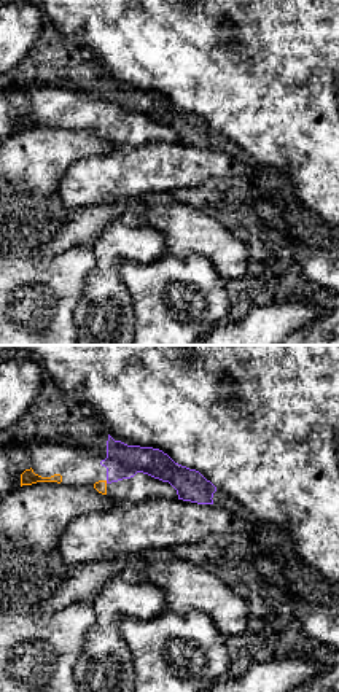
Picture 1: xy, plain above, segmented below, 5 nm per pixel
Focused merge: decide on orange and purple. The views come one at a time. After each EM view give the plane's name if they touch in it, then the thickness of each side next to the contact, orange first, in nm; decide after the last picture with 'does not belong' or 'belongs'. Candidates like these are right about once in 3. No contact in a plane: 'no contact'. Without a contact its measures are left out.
no contact

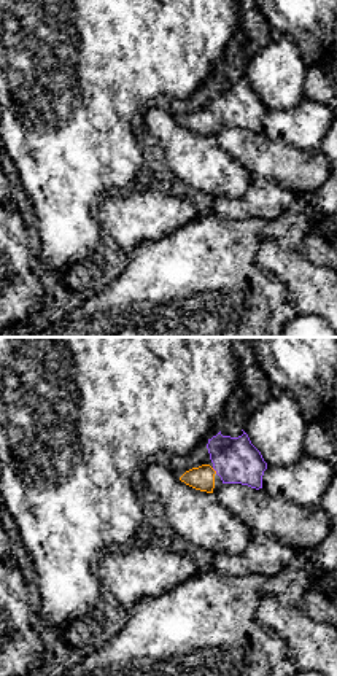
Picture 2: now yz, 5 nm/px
meets orange in yz; 120 nm thick on the orange side, 240 nm on the other

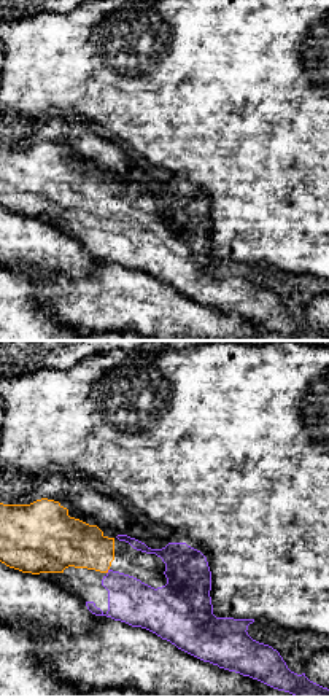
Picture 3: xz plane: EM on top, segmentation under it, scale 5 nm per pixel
meets orange in xz; 240 nm thick on the orange side, 220 nm on the other

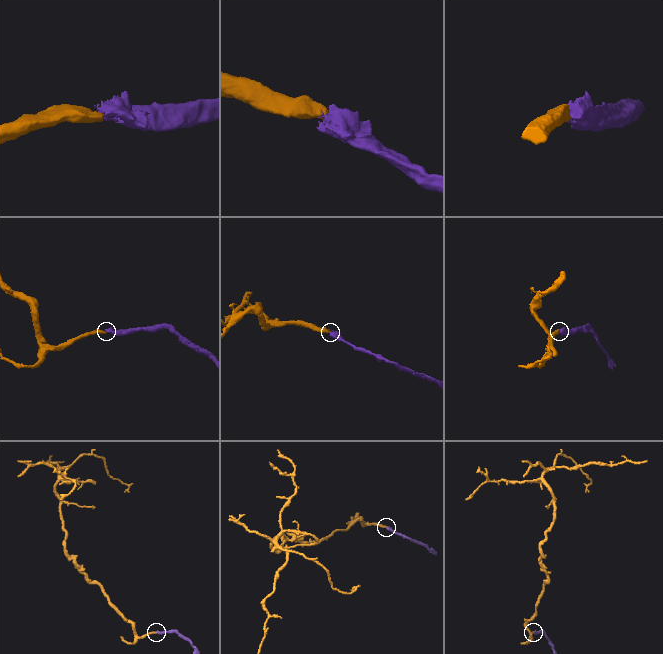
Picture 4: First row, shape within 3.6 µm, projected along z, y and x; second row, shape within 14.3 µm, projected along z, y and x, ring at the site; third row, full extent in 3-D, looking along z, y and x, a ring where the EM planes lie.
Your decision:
belongs

